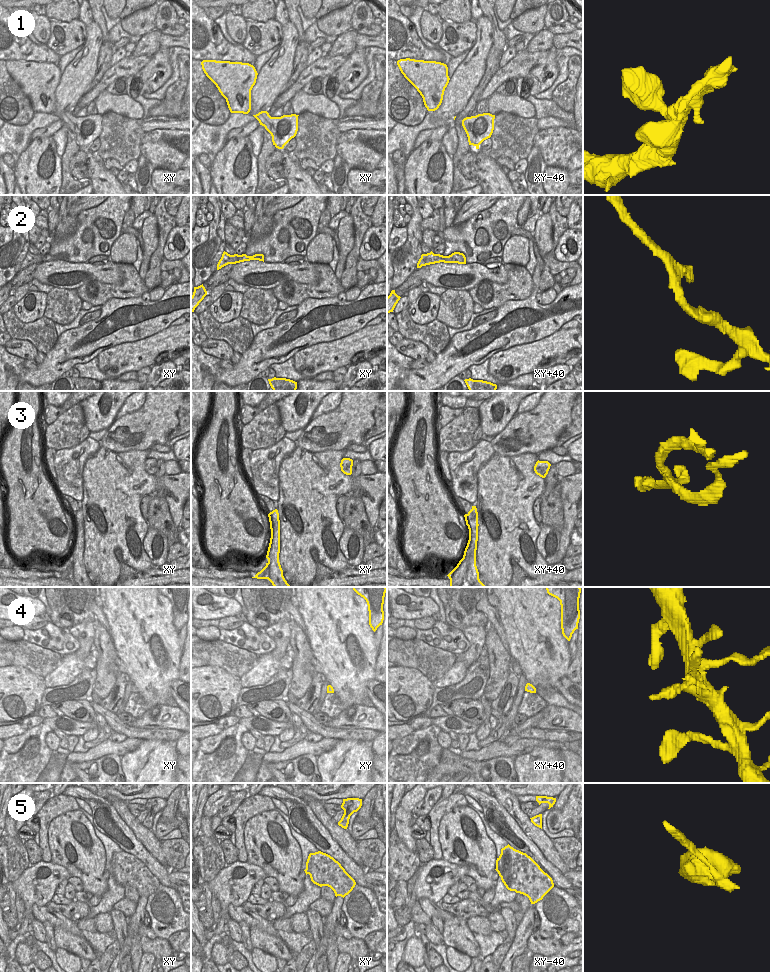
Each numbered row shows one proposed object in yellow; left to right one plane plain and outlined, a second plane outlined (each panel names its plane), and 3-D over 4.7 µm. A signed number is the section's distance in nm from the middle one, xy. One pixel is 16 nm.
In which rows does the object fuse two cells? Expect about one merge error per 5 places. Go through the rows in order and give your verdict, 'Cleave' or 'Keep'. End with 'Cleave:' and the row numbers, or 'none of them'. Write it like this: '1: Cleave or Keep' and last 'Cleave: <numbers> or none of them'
1: Keep
2: Keep
3: Cleave
4: Keep
5: Keep
Cleave: 3.

